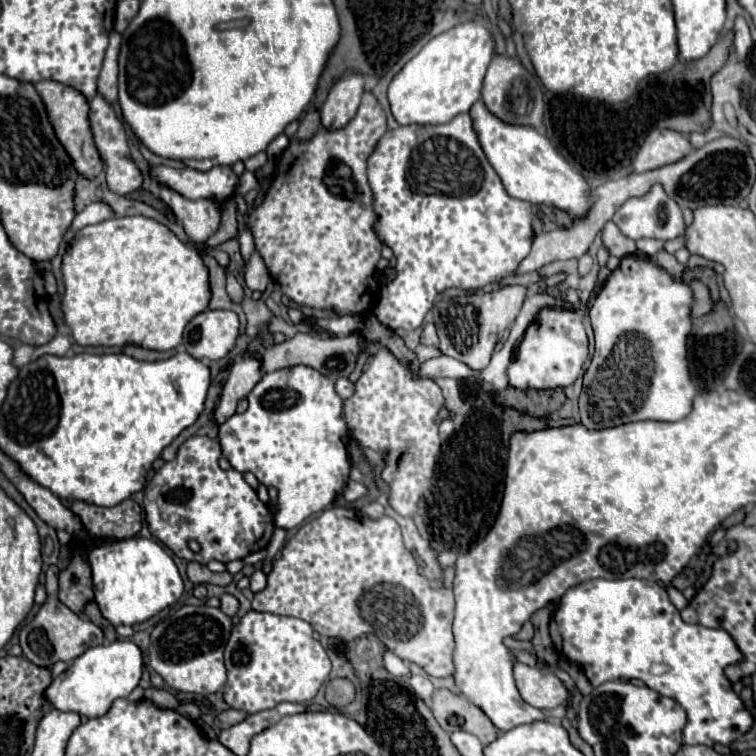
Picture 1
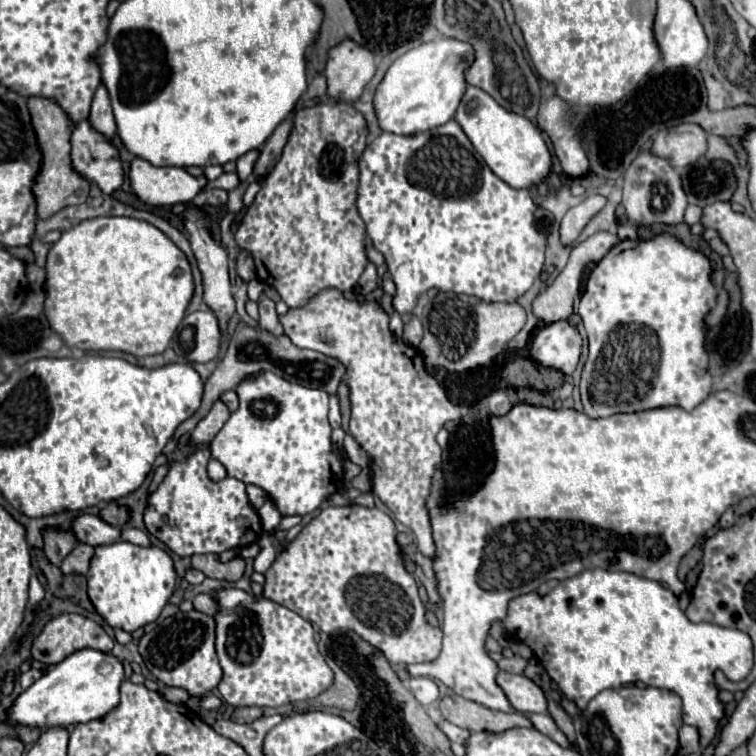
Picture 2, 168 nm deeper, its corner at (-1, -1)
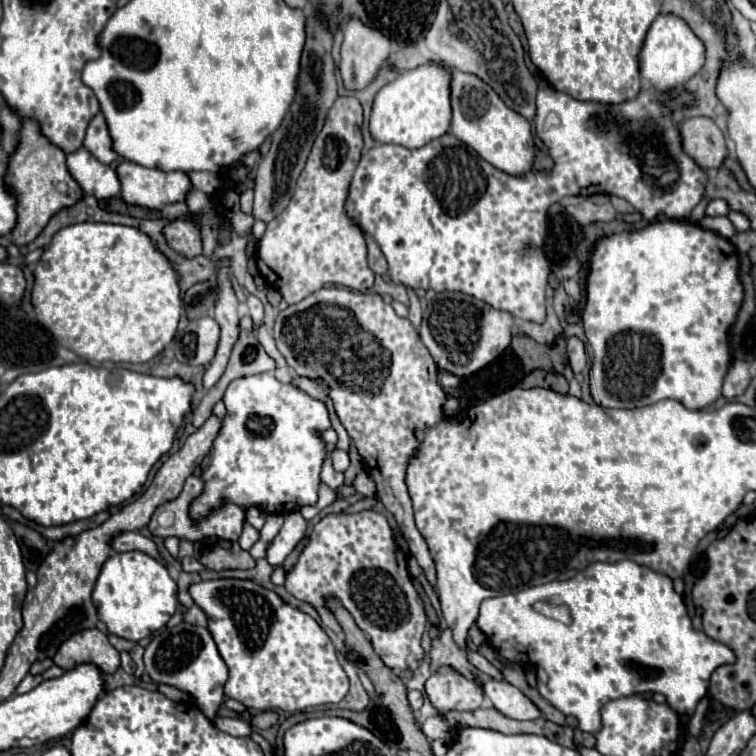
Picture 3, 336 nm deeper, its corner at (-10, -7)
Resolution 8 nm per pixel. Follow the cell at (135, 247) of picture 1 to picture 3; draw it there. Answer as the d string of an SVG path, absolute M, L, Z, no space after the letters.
M76 223L62 227L44 249L34 269L32 305L38 323L66 349L72 349L86 361L146 363L156 357L174 337L182 299L178 273L170 261L154 249L148 235L134 227L112 223Z

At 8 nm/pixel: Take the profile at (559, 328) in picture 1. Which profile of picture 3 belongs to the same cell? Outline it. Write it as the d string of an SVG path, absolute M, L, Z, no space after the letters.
M576 337L568 339L568 361L574 373L580 373L586 367L586 351L582 341Z

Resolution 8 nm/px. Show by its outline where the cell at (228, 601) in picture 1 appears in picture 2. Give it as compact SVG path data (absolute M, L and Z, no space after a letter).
M197 595L193 599L193 603L195 603L197 611L203 611L207 615L215 615L217 609L219 609L219 603L217 603L217 599L213 595Z

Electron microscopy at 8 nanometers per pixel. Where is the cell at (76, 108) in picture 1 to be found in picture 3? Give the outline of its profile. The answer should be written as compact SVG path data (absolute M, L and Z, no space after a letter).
M26 119L22 123L22 143L18 143L18 151L10 155L10 171L6 171L6 187L10 187L10 191L14 191L14 197L18 199L18 223L10 233L12 243L18 247L32 243L54 213L74 205L82 197L80 185L70 177L66 169L66 153L54 147L40 133L38 123L32 119Z

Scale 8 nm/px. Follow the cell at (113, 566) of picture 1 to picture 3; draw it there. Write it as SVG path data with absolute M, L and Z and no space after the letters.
M140 551L112 553L102 565L92 601L98 609L98 619L106 623L110 633L128 641L140 641L164 627L176 613L176 589L176 581L168 569L154 557Z

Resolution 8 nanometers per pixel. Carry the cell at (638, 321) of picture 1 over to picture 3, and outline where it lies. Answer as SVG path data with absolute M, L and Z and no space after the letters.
M662 219L662 221L646 225L640 231L612 233L608 237L602 237L596 241L596 245L590 253L590 269L588 269L588 279L586 279L586 307L582 311L586 339L594 351L594 363L592 363L592 371L590 371L590 391L592 391L596 405L612 407L612 409L636 409L636 407L654 405L662 399L674 399L674 401L682 403L686 409L702 409L702 407L712 405L720 397L722 381L732 363L730 345L728 345L728 329L736 321L738 311L742 307L744 287L738 277L736 247L728 239L720 237L716 231L696 227L696 225L698 223L690 223L690 221Z

